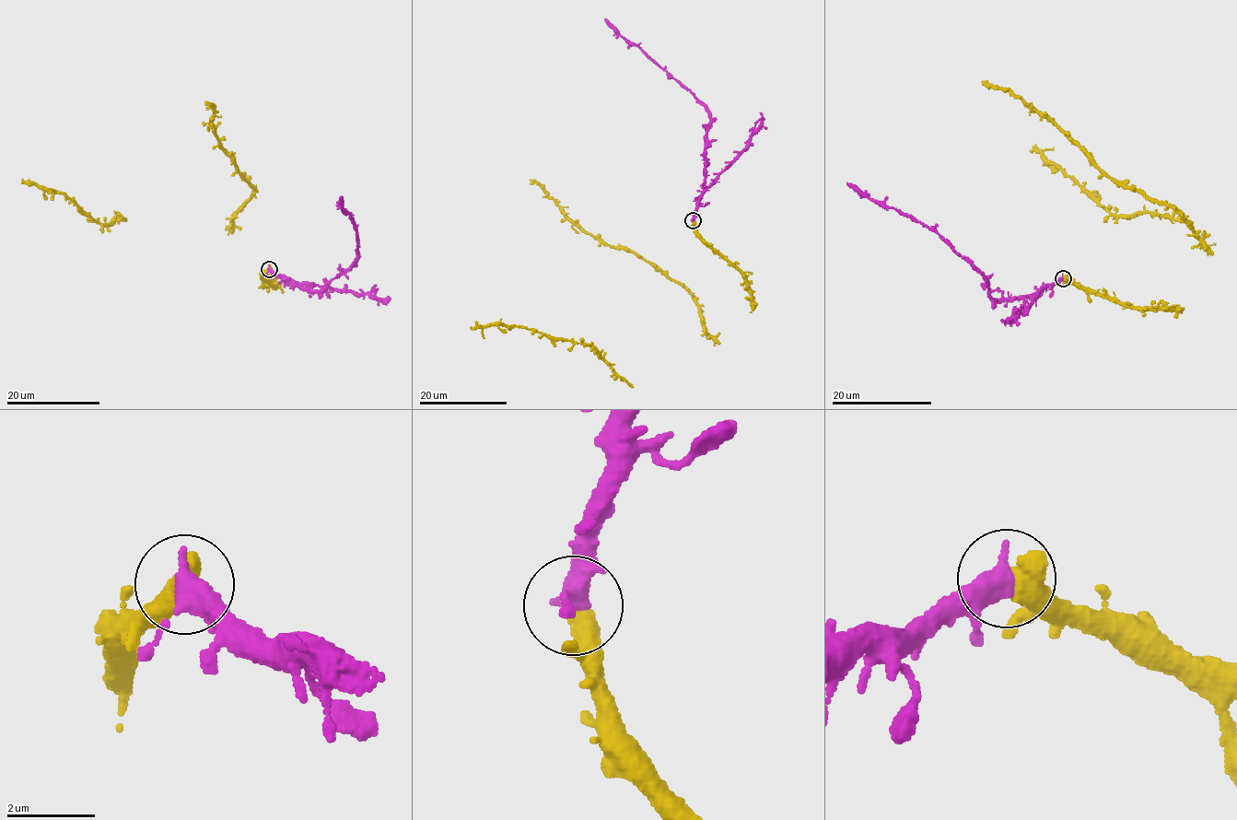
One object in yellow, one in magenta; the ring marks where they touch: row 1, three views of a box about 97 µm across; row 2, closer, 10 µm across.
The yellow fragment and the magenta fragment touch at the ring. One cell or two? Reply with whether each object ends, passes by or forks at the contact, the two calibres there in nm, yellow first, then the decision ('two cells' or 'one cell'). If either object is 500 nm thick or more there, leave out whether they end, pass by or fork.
600 nm thick on the yellow side, 400 nm on the other; one cell

